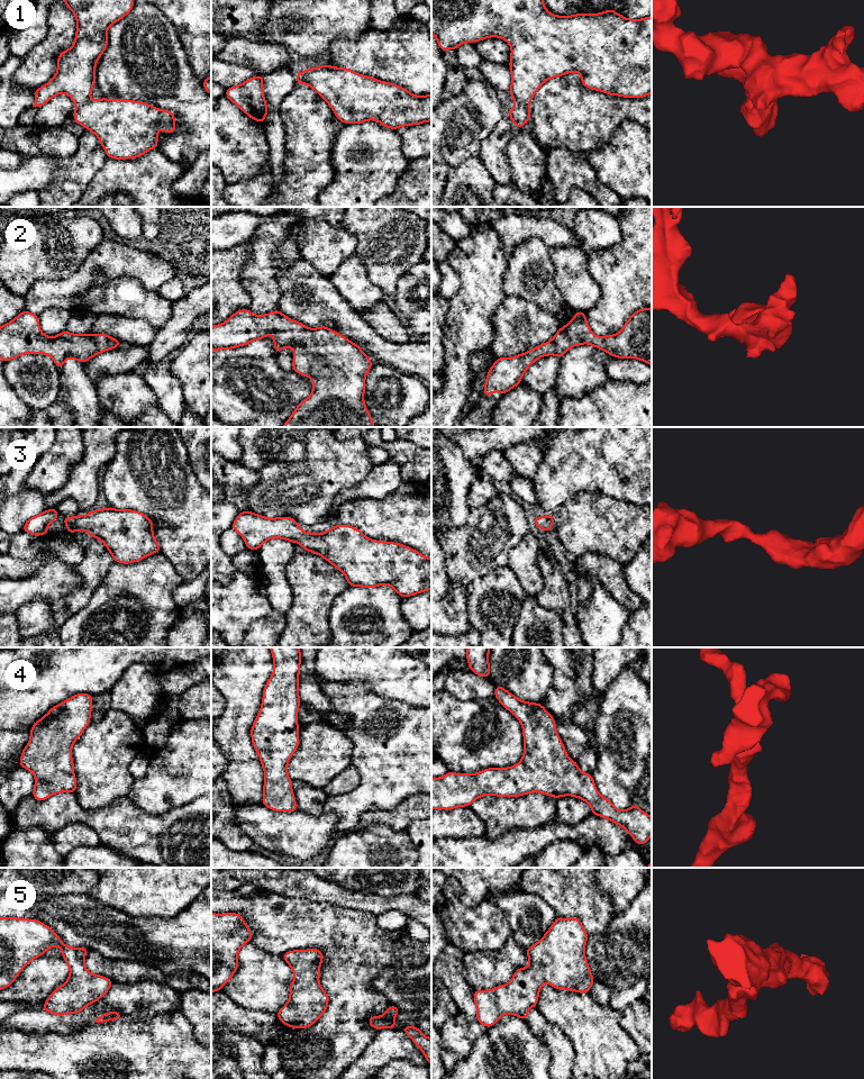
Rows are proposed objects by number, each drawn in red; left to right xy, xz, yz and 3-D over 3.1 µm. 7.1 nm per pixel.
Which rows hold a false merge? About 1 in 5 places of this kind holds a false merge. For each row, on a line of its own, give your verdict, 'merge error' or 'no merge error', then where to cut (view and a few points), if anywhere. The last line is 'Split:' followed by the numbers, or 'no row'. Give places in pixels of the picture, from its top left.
1: merge error; cut in xy along (90, 100), (76, 107)
2: no merge error; no cut
3: no merge error; no cut
4: no merge error; no cut
5: no merge error; no cut
Split: 1

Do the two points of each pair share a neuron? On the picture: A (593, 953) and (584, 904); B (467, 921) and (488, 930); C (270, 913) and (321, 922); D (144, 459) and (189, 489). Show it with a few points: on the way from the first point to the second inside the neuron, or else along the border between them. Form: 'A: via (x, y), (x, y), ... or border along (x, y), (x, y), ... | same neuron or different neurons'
A: border along (611, 919), (603, 932), (589, 935) | different neurons
B: via (472, 925), (475, 928), (483, 928) | same neuron
C: via (282, 922), (309, 922) | same neuron
D: via (155, 470), (174, 489), (178, 489) | same neuron

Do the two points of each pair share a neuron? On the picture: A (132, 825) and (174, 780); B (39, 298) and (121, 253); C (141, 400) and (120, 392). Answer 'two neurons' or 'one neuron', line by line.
A: two neurons
B: one neuron
C: one neuron

